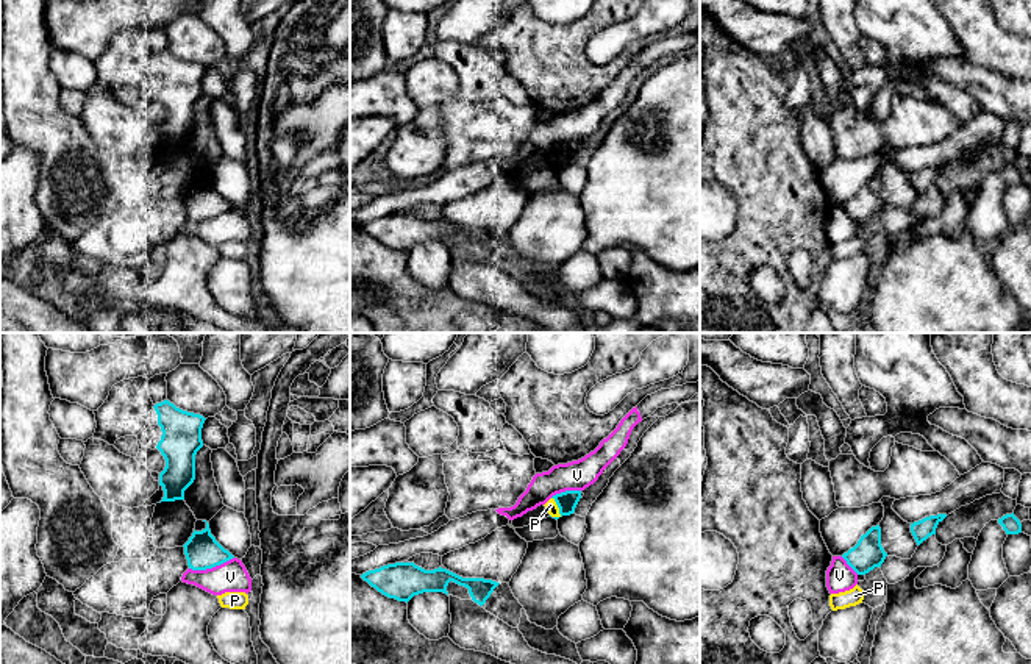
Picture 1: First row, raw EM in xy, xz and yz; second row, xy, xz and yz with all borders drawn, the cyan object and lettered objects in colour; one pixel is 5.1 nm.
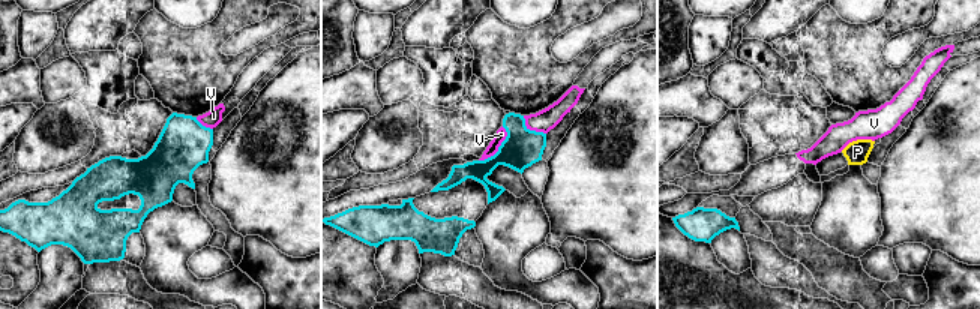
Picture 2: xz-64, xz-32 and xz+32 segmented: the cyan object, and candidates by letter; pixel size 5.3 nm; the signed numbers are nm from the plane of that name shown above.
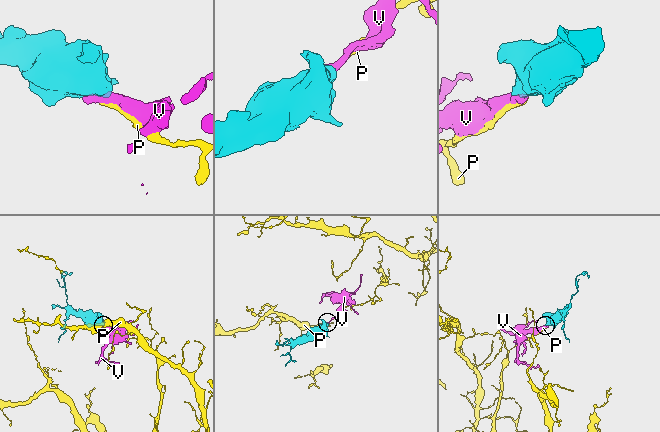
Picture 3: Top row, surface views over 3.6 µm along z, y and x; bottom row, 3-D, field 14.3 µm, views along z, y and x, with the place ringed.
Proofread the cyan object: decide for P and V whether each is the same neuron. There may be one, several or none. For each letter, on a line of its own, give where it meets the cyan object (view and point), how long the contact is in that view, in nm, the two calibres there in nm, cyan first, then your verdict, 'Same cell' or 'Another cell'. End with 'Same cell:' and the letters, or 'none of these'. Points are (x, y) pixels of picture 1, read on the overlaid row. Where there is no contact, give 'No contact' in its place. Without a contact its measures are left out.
P: Touches cyan at xz (558, 506). Shared border 120 nm. Thickness 100 nm (cyan) against 60 nm. Another cell
V: Touches cyan at xy (211, 567). Shared border 240 nm. Thickness 180 nm (cyan) against 160 nm. Another cell
Same cell: none of these

